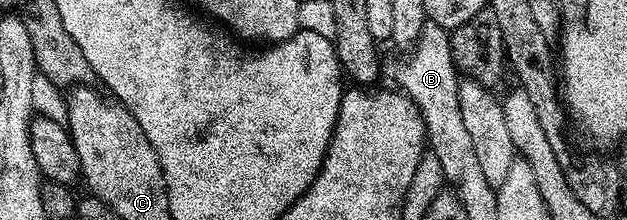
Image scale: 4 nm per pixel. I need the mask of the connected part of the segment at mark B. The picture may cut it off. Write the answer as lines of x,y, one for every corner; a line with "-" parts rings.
427,19
420,31
419,38
413,45
412,54
414,56
409,60
407,66
400,64
396,68
396,74
401,79
399,87
405,92
405,95
414,100
423,116
425,139
429,151
433,152
436,158
446,156
448,160
452,160
452,164
456,164
456,162
460,162
460,144
464,144
464,136
470,136
470,134
467,133
466,122
463,121
462,106
459,105
458,101
460,74
456,70
456,63
453,62
449,31

